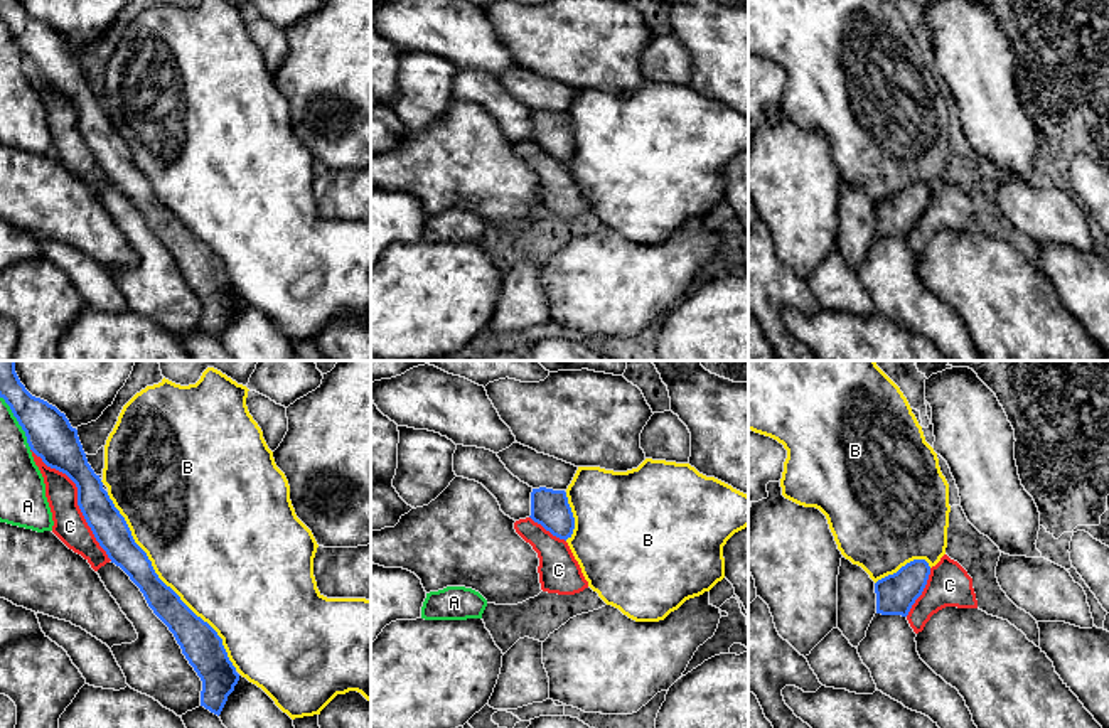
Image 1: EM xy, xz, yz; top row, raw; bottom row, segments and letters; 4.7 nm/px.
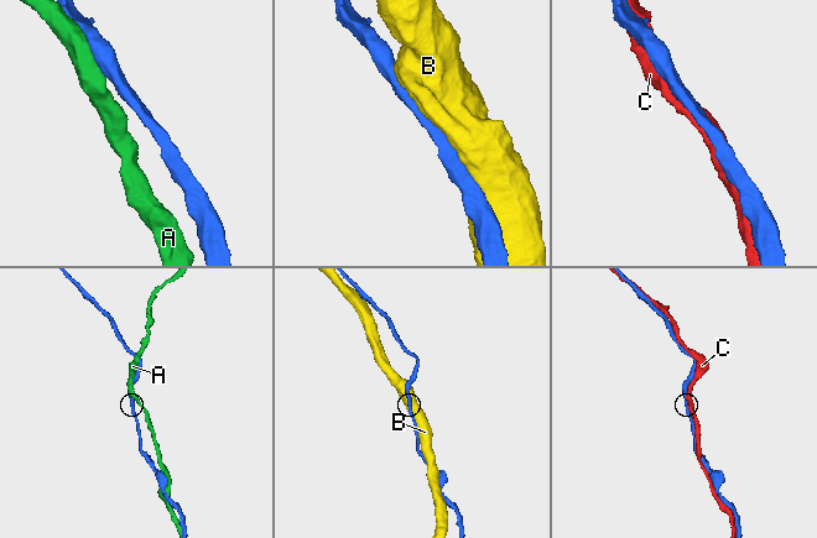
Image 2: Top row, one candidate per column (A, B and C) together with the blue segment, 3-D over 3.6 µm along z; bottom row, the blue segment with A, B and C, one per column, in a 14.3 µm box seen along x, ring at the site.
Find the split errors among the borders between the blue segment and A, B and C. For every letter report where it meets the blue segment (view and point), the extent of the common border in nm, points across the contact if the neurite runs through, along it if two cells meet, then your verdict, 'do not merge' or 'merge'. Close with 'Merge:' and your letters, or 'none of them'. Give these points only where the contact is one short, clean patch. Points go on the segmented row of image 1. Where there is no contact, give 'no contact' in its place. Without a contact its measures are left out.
A: meets blue in xy at (19, 423); contact 300 nm long; do not merge
B: meets blue in xy at (162, 582); contact 1050 nm long; do not merge
C: meets blue in xy at (78, 501); contact 650 nm long; merge
Merge: C

